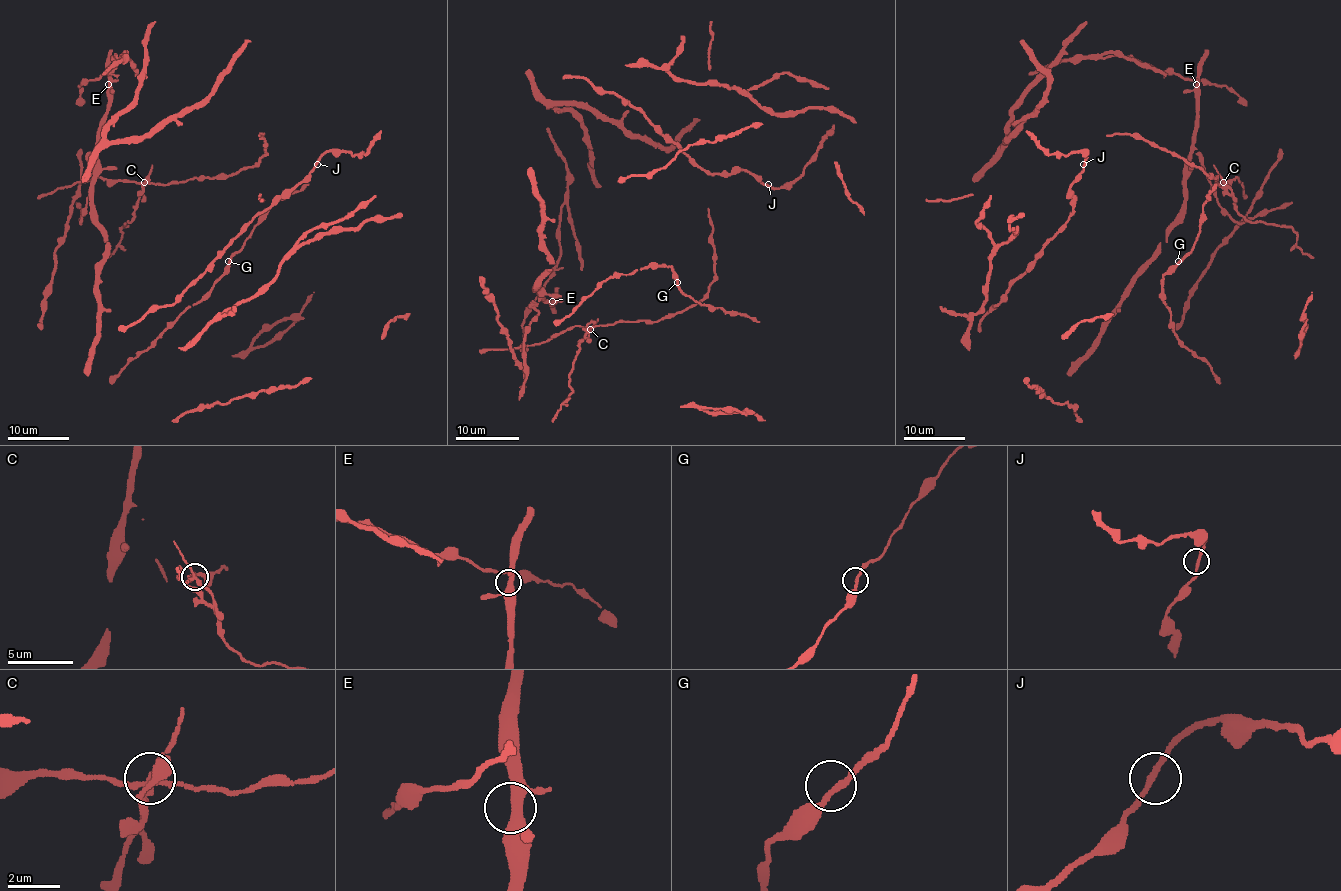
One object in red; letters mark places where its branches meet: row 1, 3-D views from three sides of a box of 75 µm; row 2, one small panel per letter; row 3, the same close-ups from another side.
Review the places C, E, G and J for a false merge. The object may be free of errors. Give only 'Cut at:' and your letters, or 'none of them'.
Cut at: C

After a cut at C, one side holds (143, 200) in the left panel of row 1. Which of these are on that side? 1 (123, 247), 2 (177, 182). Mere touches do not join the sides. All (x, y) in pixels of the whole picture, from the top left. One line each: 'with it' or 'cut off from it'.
1: with it
2: cut off from it

